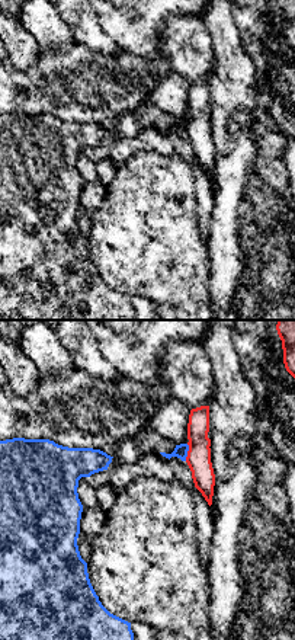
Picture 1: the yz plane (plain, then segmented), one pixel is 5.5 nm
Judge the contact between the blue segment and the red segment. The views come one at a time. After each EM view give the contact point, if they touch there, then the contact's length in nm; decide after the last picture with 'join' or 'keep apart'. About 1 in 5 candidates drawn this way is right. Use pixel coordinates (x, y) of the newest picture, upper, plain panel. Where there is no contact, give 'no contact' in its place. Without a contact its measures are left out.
meets blue at (186, 127); contact 100 nm long

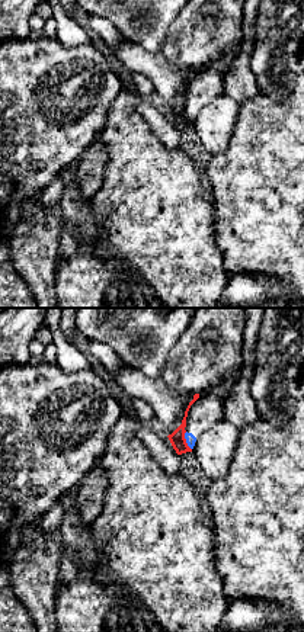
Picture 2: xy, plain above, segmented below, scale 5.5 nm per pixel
meets blue at (186, 115); contact 110 nm long

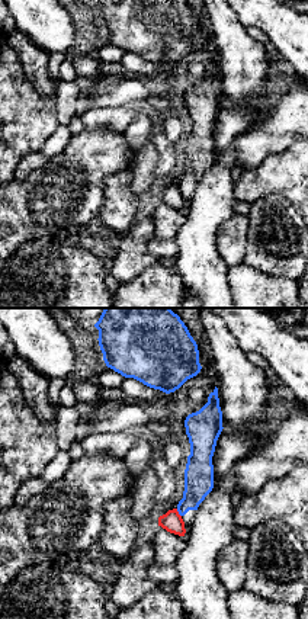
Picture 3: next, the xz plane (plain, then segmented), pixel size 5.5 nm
meets blue at (179, 188); contact 50 nm long

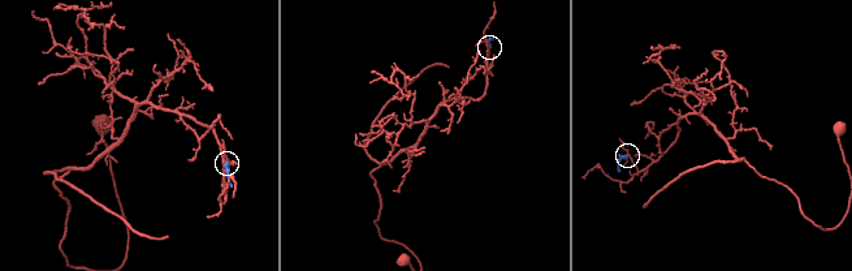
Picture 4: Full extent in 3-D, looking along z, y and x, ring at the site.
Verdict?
keep apart

